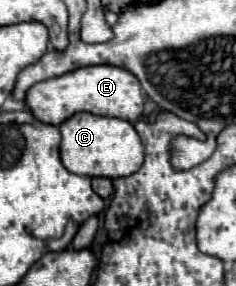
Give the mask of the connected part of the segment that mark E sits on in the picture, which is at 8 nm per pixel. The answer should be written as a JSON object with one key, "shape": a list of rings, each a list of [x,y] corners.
{"shape":[[[83,66],[57,78],[37,82],[25,98],[29,110],[45,124],[61,124],[75,112],[91,112],[99,116],[115,116],[135,122],[143,112],[143,90],[139,80],[125,68],[117,66]]]}

